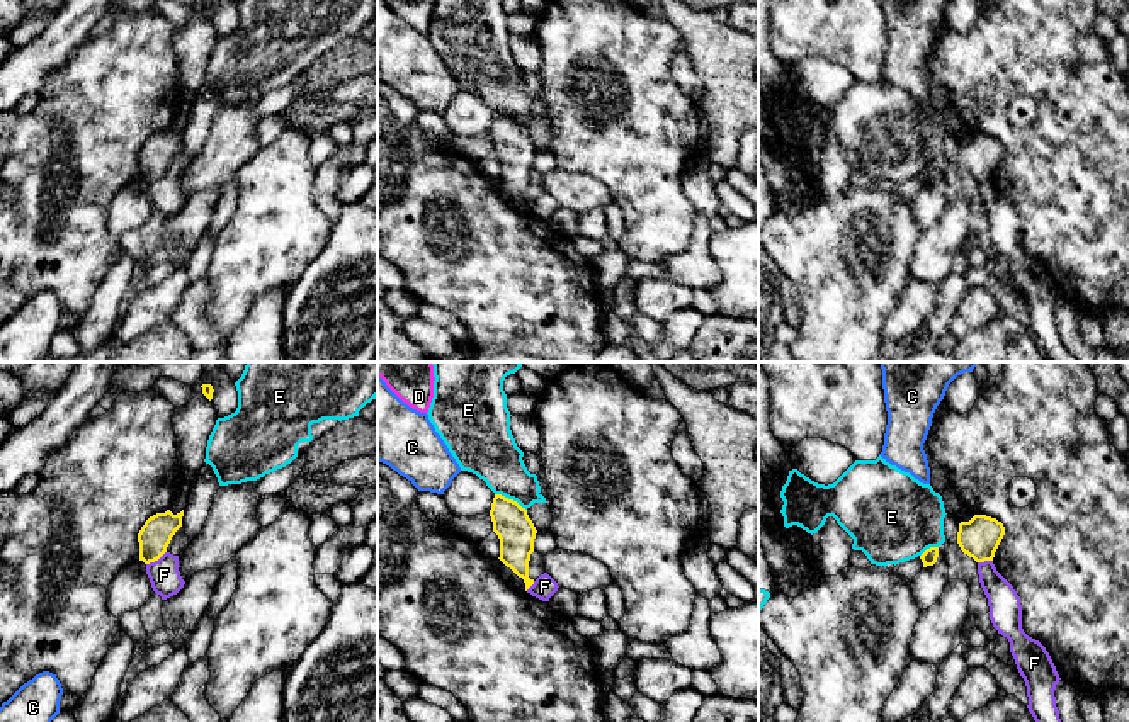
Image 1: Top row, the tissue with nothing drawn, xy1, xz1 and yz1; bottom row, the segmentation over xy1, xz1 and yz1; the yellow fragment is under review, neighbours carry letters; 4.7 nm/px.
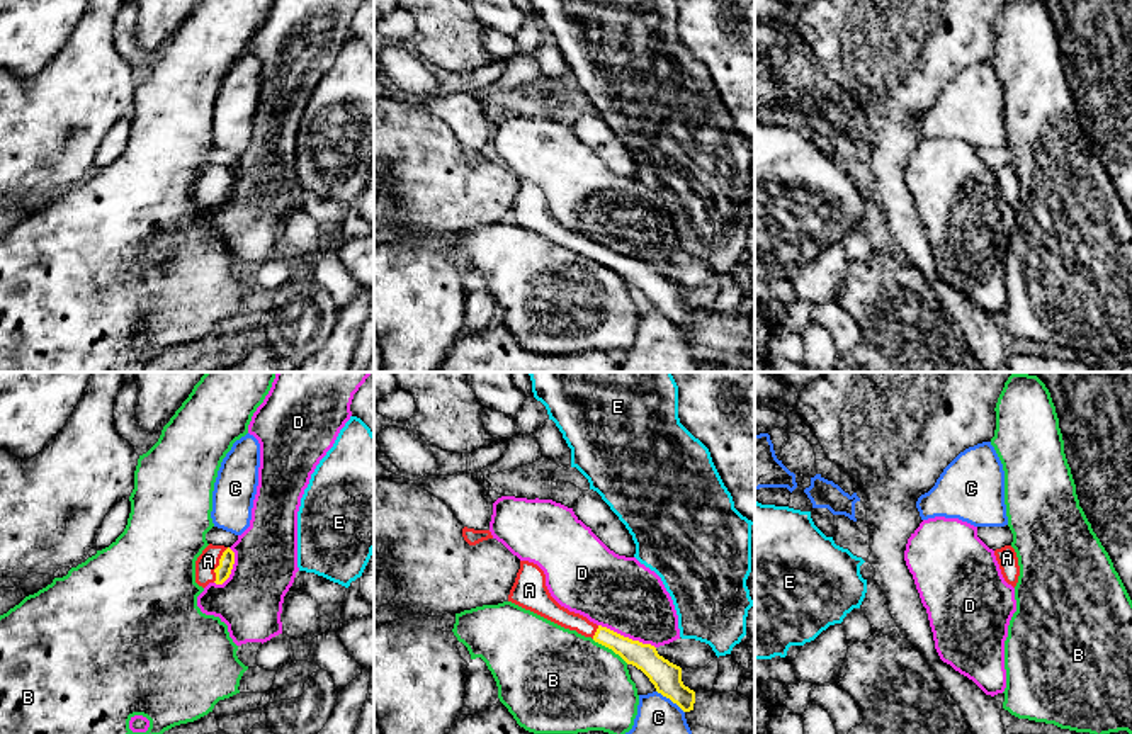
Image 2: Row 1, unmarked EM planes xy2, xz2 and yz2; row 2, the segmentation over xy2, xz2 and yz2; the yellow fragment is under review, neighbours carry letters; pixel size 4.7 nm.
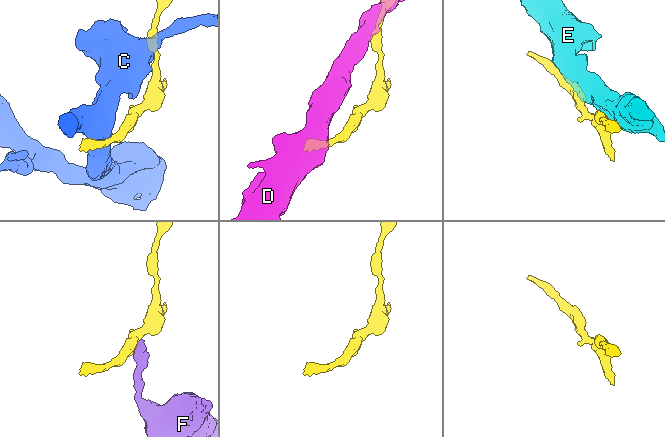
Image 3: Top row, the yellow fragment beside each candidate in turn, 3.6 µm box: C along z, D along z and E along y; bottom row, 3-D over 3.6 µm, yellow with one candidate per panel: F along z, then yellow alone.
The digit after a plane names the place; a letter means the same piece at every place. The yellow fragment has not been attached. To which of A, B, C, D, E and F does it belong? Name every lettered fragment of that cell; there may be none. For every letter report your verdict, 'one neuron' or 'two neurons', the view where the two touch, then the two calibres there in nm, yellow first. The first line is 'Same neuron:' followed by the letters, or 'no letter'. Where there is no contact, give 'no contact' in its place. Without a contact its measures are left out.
Same neuron: A
A: one neuron; meets yellow in xy2; 70 nm thick on the yellow side, 100 nm on the other
B: two neurons; meets yellow in xz2; 130 nm thick on the yellow side, 460 nm on the other
C: two neurons; meets yellow in xz2; 140 nm thick on the yellow side, 190 nm on the other
D: two neurons; meets yellow in xz2; 140 nm thick on the yellow side, 340 nm on the other
E: two neurons; meets yellow in xz1; 180 nm thick on the yellow side, 260 nm on the other
F: two neurons; meets yellow in xy1; 150 nm thick on the yellow side, 150 nm on the other

